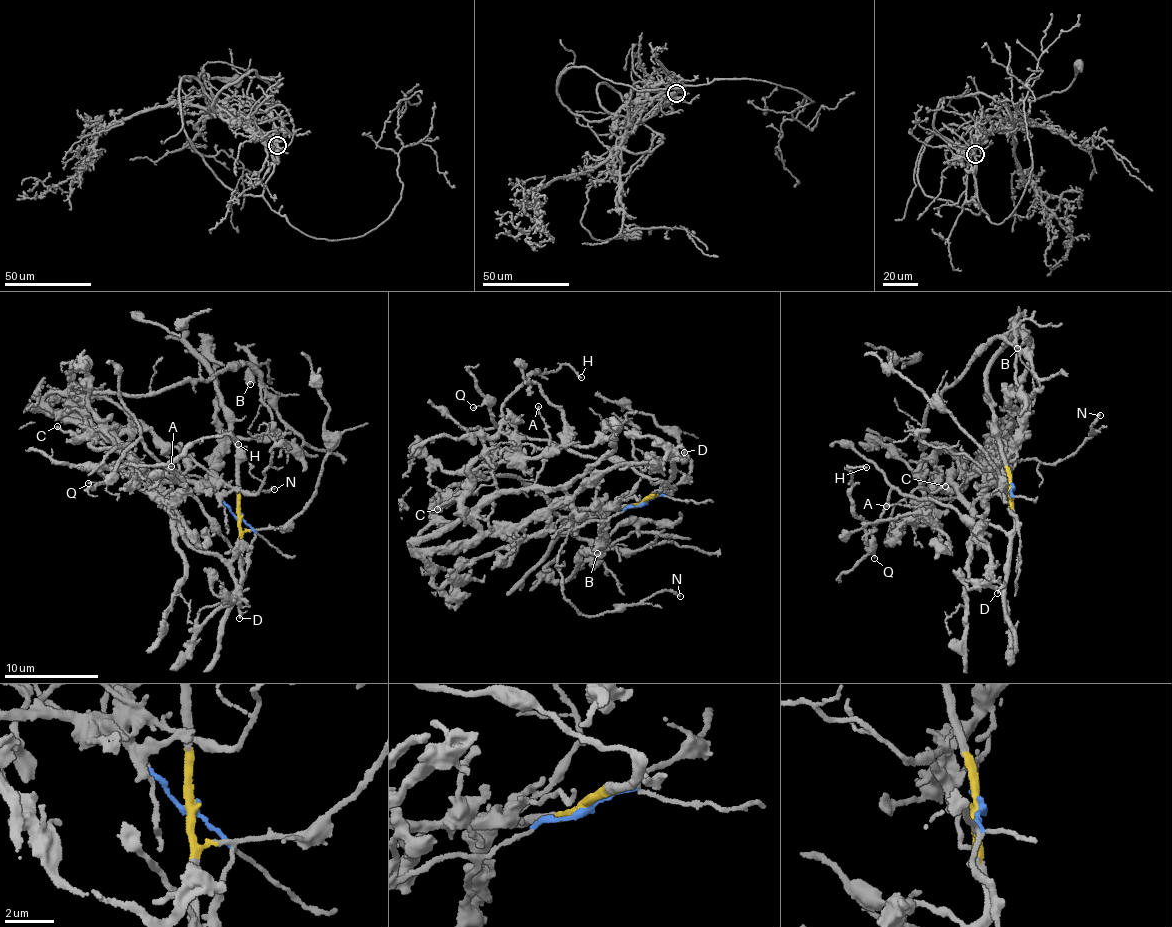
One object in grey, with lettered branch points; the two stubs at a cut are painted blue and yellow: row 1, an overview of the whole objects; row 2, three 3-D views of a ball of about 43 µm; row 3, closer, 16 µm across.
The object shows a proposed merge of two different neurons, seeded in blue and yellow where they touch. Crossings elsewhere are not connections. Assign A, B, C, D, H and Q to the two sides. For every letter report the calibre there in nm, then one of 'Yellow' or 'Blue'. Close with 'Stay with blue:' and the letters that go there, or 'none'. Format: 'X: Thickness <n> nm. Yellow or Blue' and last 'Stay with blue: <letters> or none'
A: Thickness 160 nm. Yellow
B: Thickness 170 nm. Blue
C: Thickness 200 nm. Blue
D: Thickness 110 nm. Blue
H: Thickness 180 nm. Blue
Q: Thickness 100 nm. Yellow
Stay with blue: B, C, D, H

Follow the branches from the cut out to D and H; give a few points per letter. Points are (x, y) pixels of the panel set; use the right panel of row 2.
D: (1011, 486), (1010, 476), (998, 473), (983, 494), (979, 546), (991, 558), (998, 594)
H: (1011, 486), (998, 473), (983, 487), (979, 468), (916, 501), (910, 517), (862, 520), (847, 469), (867, 467)

